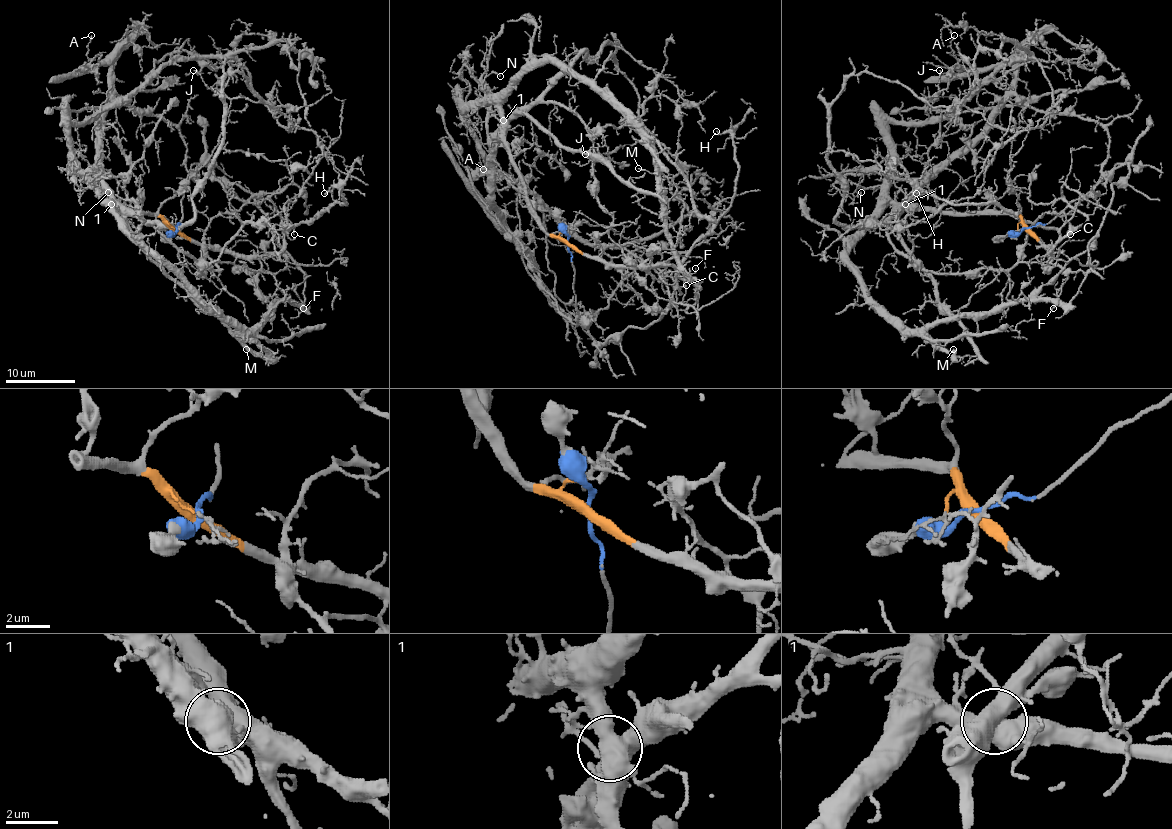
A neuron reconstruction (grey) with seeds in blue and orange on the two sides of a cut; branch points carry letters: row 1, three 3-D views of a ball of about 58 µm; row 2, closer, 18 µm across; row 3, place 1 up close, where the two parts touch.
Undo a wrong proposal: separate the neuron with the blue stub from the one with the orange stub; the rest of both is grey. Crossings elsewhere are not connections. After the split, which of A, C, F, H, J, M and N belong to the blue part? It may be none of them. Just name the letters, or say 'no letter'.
A, J

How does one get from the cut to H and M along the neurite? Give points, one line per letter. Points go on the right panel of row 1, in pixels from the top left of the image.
H: (1028, 229), (1051, 255), (1059, 237), (1054, 229), (1024, 223), (995, 202), (949, 204), (918, 187), (916, 194)
M: (1028, 229), (1012, 215), (890, 204), (850, 248), (852, 271), (878, 304), (958, 356), (953, 349)

